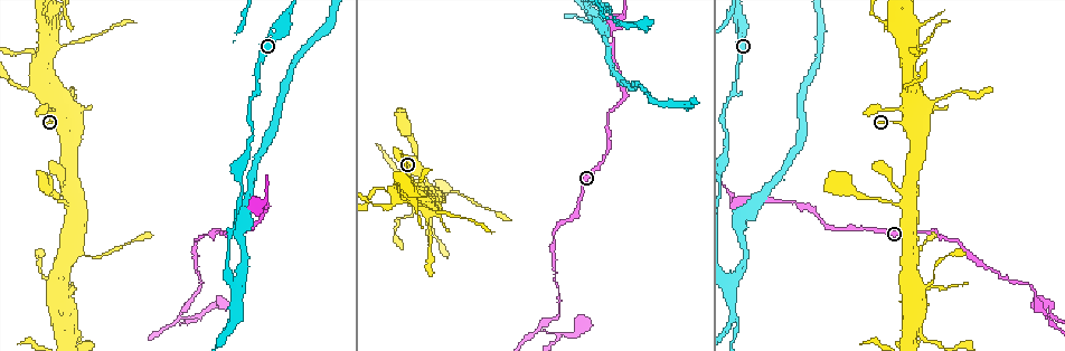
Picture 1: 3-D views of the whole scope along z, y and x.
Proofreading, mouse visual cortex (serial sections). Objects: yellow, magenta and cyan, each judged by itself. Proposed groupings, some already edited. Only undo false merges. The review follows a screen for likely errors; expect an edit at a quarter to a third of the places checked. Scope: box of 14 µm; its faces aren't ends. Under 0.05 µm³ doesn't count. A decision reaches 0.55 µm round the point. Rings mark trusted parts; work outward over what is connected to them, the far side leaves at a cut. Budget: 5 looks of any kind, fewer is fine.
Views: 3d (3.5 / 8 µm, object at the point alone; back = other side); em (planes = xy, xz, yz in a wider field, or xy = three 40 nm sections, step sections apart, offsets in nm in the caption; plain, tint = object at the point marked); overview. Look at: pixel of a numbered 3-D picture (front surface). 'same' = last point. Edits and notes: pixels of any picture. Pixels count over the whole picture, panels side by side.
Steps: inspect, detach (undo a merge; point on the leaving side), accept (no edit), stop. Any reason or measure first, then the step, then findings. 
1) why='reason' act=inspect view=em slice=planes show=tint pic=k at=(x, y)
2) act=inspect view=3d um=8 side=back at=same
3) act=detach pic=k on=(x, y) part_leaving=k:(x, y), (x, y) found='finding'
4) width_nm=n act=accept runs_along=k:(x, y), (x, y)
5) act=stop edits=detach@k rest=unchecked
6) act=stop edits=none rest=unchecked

why='arms part here' act=inspect view=3d um=3.5 pic=1 at=(426, 215)

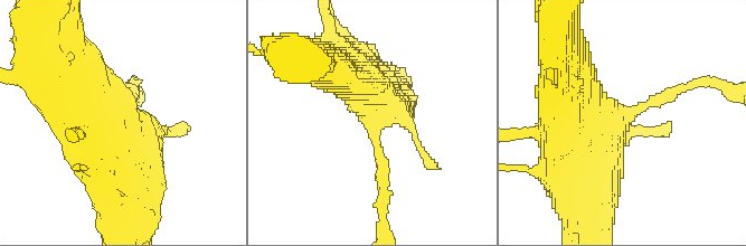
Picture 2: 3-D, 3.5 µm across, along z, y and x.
act=inspect view=em slice=xy step=5 show=tint pic=2 at=(375, 125)

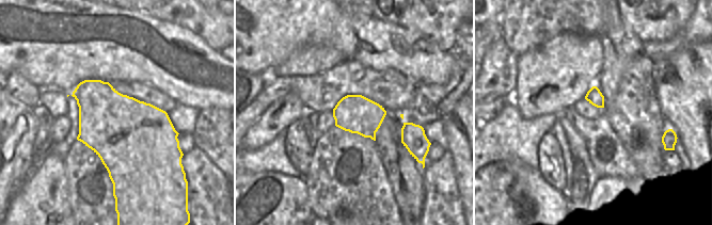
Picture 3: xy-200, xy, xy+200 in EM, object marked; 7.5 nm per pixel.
act=accept runs_along=2:(559, 164), (596, 124), (671, 93) found='continuous, no second cell'

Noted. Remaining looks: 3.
why='sharp bend' act=inspect view=3d um=3.5 pic=1 at=(1029, 284)

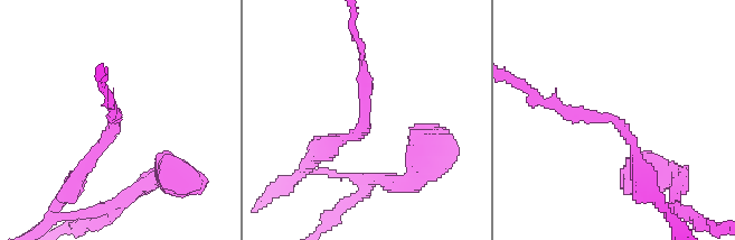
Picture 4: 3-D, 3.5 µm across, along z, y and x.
arm_widths_nm=150,200 act=inspect view=em slice=xy step=5 show=tint pic=4 at=(616, 121)

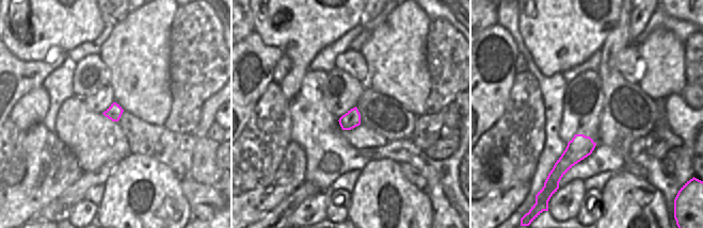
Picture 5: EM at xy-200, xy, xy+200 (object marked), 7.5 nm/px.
why='another direction' act=inspect view=em slice=xy step=1 show=tint at=same

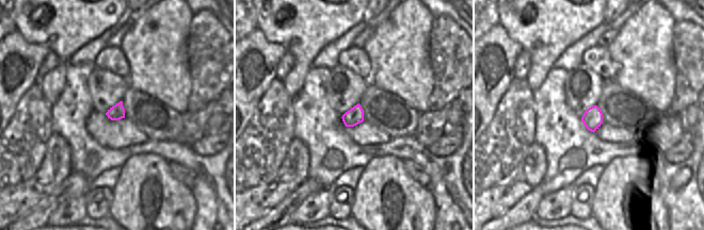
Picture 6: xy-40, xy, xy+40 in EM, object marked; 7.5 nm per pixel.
act=accept found='one cell here'

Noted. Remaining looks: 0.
act=stop edits=none rest=unchecked

